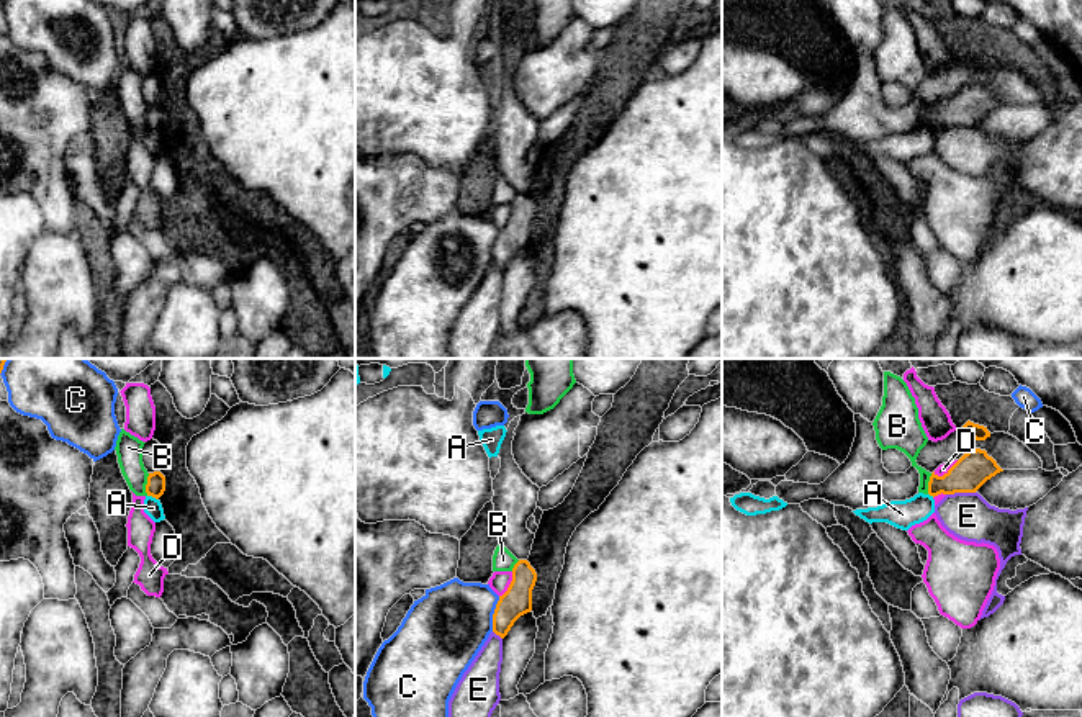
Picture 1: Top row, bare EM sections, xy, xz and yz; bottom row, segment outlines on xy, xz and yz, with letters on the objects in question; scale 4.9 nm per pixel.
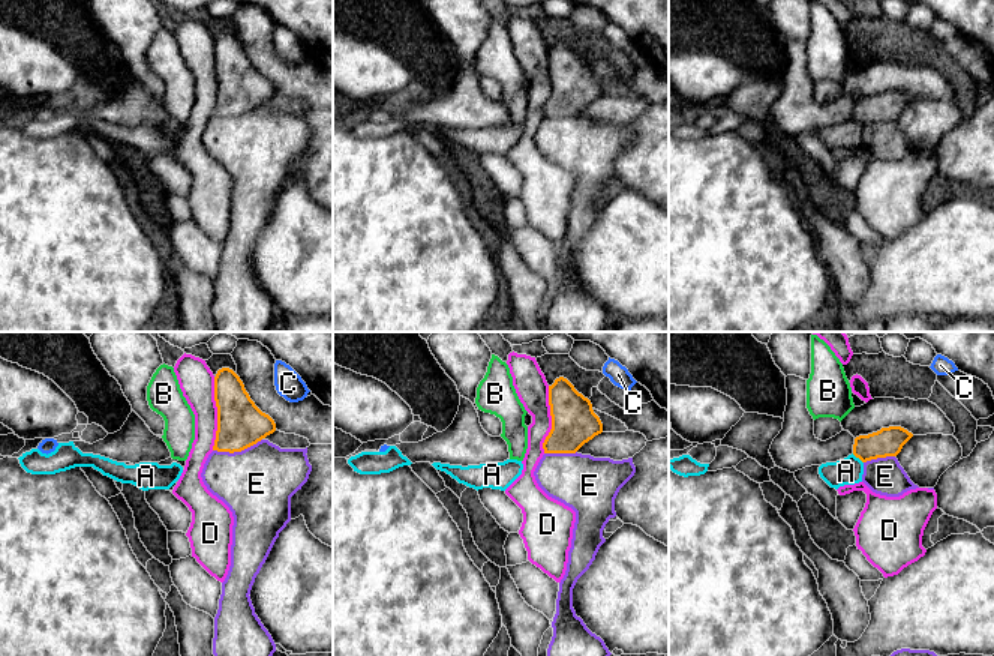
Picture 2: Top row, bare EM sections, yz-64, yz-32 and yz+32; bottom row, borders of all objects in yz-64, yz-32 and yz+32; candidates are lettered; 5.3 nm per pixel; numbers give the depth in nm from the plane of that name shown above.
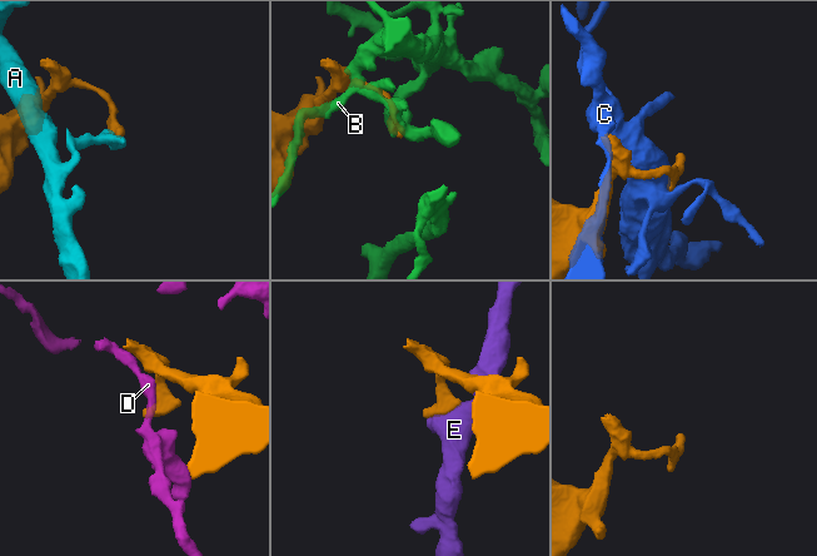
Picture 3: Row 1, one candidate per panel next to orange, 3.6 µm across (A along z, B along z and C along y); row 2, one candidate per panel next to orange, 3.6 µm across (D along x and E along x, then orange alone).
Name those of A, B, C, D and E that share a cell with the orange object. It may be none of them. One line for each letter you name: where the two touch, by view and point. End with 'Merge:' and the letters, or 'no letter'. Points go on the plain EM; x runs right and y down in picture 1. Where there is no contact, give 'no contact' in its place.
Merge: no letter

